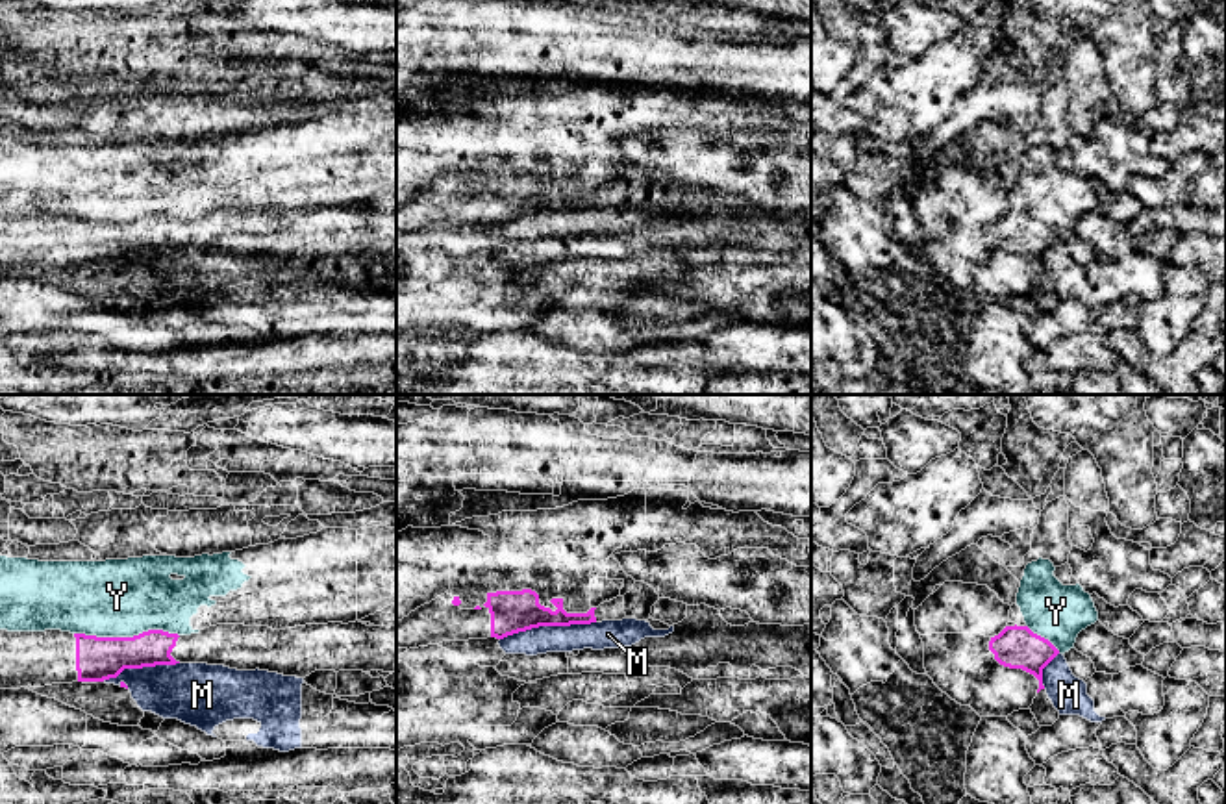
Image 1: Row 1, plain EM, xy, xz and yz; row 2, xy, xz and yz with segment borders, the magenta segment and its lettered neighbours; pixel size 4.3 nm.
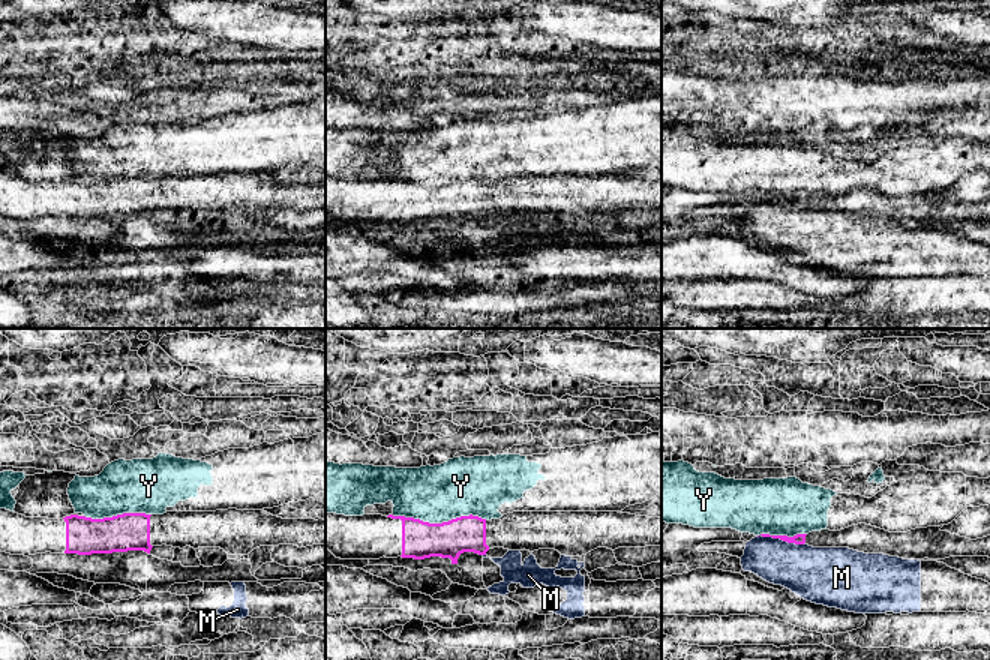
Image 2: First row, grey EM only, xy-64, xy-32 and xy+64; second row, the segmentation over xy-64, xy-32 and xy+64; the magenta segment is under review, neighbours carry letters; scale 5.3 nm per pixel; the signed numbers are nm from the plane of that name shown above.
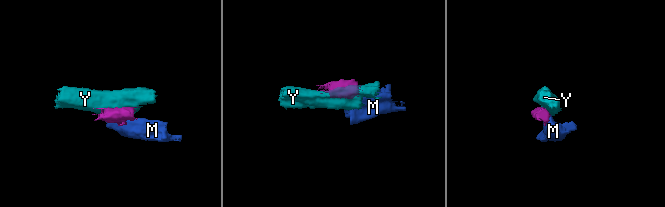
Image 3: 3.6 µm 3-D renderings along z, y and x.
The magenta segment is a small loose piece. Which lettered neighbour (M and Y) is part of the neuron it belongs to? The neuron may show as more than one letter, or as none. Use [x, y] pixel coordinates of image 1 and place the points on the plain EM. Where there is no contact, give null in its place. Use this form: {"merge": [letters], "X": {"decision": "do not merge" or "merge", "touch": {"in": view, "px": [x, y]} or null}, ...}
{"merge": [], "M": {"decision": "do not merge", "touch": {"in": "xz", "px": [547, 210]}}, "Y": {"decision": "do not merge", "touch": {"in": "xy", "px": [126, 223]}}}

